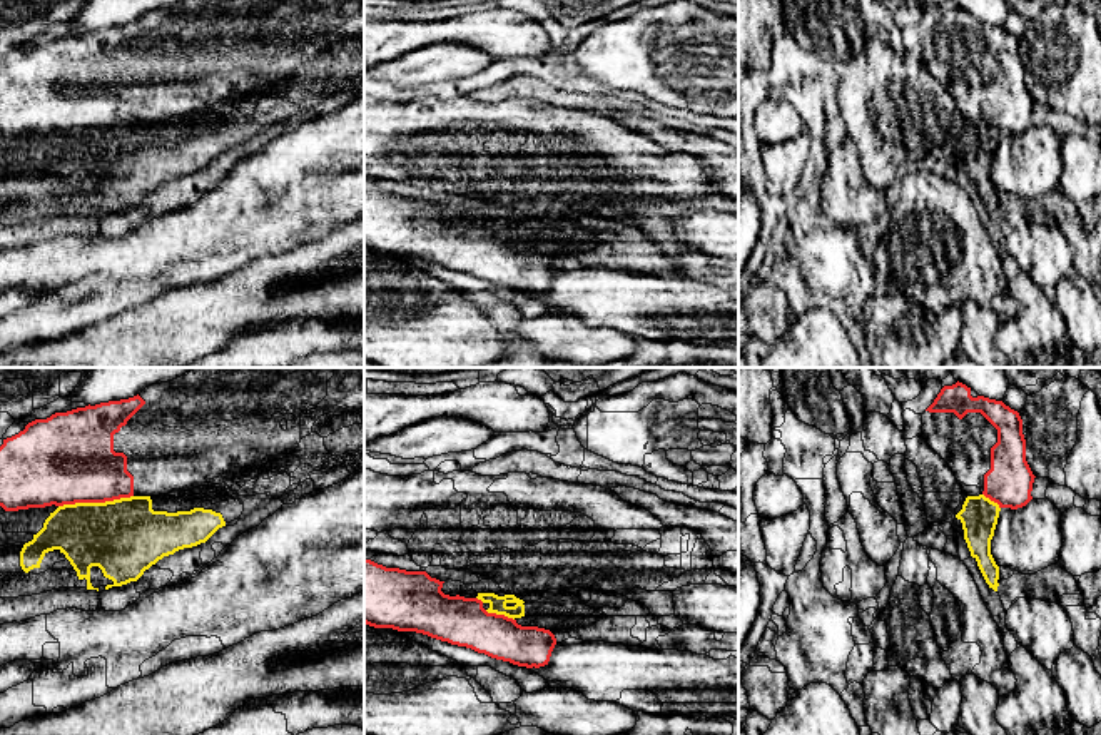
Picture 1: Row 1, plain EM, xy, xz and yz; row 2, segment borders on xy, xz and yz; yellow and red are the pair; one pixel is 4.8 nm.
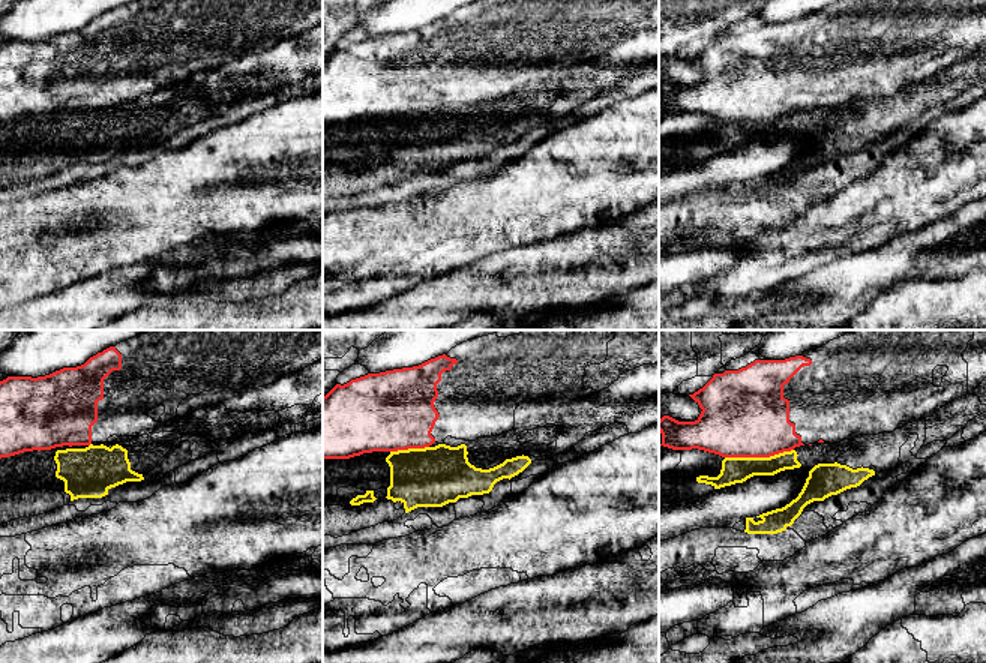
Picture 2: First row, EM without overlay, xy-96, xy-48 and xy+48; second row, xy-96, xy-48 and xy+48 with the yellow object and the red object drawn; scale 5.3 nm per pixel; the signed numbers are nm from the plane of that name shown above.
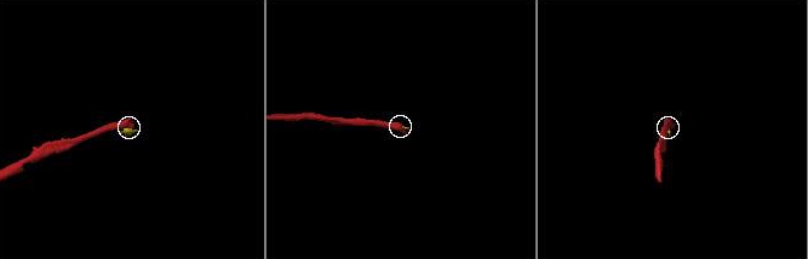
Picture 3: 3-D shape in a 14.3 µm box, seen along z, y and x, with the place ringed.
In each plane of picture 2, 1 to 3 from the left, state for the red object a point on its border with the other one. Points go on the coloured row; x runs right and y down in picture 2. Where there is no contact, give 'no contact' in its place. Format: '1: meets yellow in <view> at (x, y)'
1: no contact
2: meets yellow in xy-48 at (408, 449)
3: meets yellow in xy+48 at (758, 458)

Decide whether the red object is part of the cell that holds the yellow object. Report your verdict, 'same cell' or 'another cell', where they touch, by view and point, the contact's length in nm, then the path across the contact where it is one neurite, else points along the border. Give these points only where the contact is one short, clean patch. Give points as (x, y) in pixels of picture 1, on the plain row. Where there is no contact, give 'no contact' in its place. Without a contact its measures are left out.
another cell; meets yellow in xy at (96, 129); contact 360 nm long; border along xy (132, 121), (104, 127), (64, 129), (59, 132)

